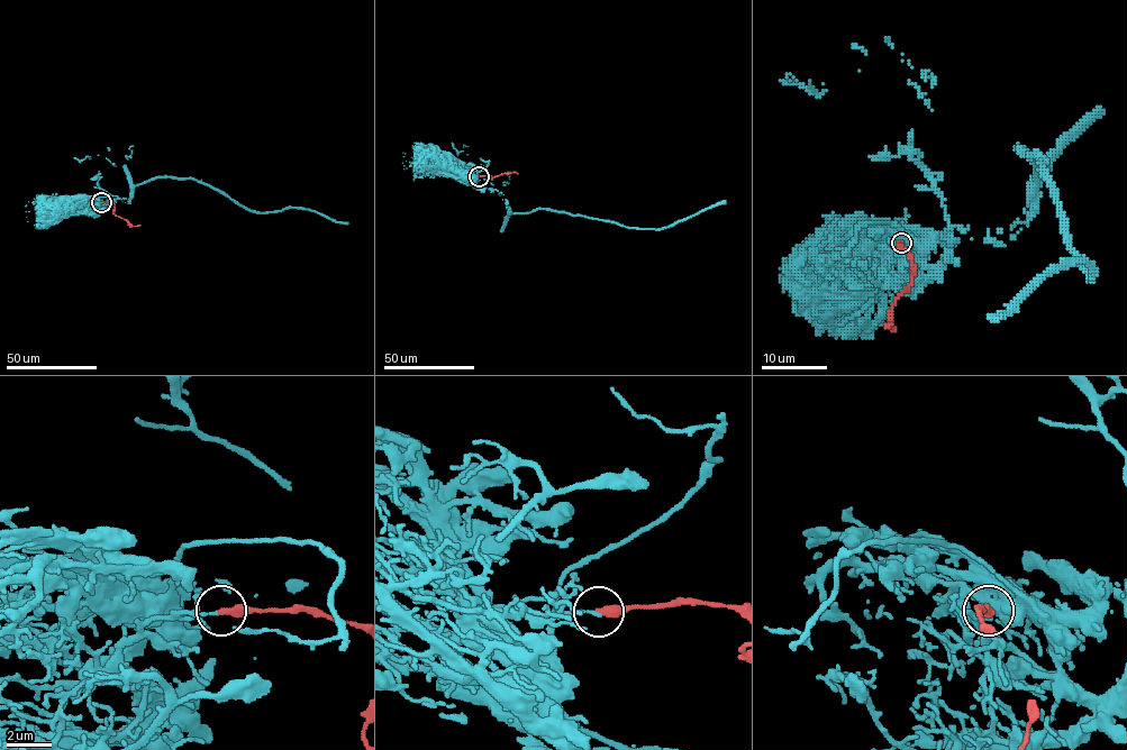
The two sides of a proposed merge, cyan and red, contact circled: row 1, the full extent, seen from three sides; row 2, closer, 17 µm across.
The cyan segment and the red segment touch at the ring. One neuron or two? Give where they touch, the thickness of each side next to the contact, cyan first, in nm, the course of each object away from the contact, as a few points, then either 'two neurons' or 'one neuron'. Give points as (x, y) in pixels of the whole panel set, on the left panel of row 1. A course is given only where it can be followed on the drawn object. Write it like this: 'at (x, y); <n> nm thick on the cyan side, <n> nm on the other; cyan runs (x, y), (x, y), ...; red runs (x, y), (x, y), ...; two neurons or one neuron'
at (101, 202); 150 nm thick on the cyan side, 400 nm on the other; cyan runs (101, 202), (92, 208), (130, 201), (136, 185), (158, 176), (190, 177), (258, 212), (308, 209), (347, 222); red runs (101, 202), (112, 203), (116, 216), (129, 225), (141, 225); two neurons

